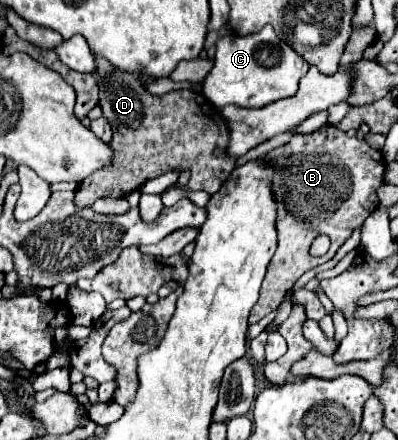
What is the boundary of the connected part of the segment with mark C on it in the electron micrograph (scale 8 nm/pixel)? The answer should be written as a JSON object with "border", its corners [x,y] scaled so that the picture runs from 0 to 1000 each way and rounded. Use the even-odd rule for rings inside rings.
{"border":[[[676,57],[616,84],[565,80],[545,93],[545,107],[550,116],[540,120],[535,157],[515,184],[505,184],[505,207],[550,248],[570,239],[656,248],[686,230],[731,220],[746,211],[751,184],[776,157],[776,143],[746,125],[711,89],[701,89]]]}

